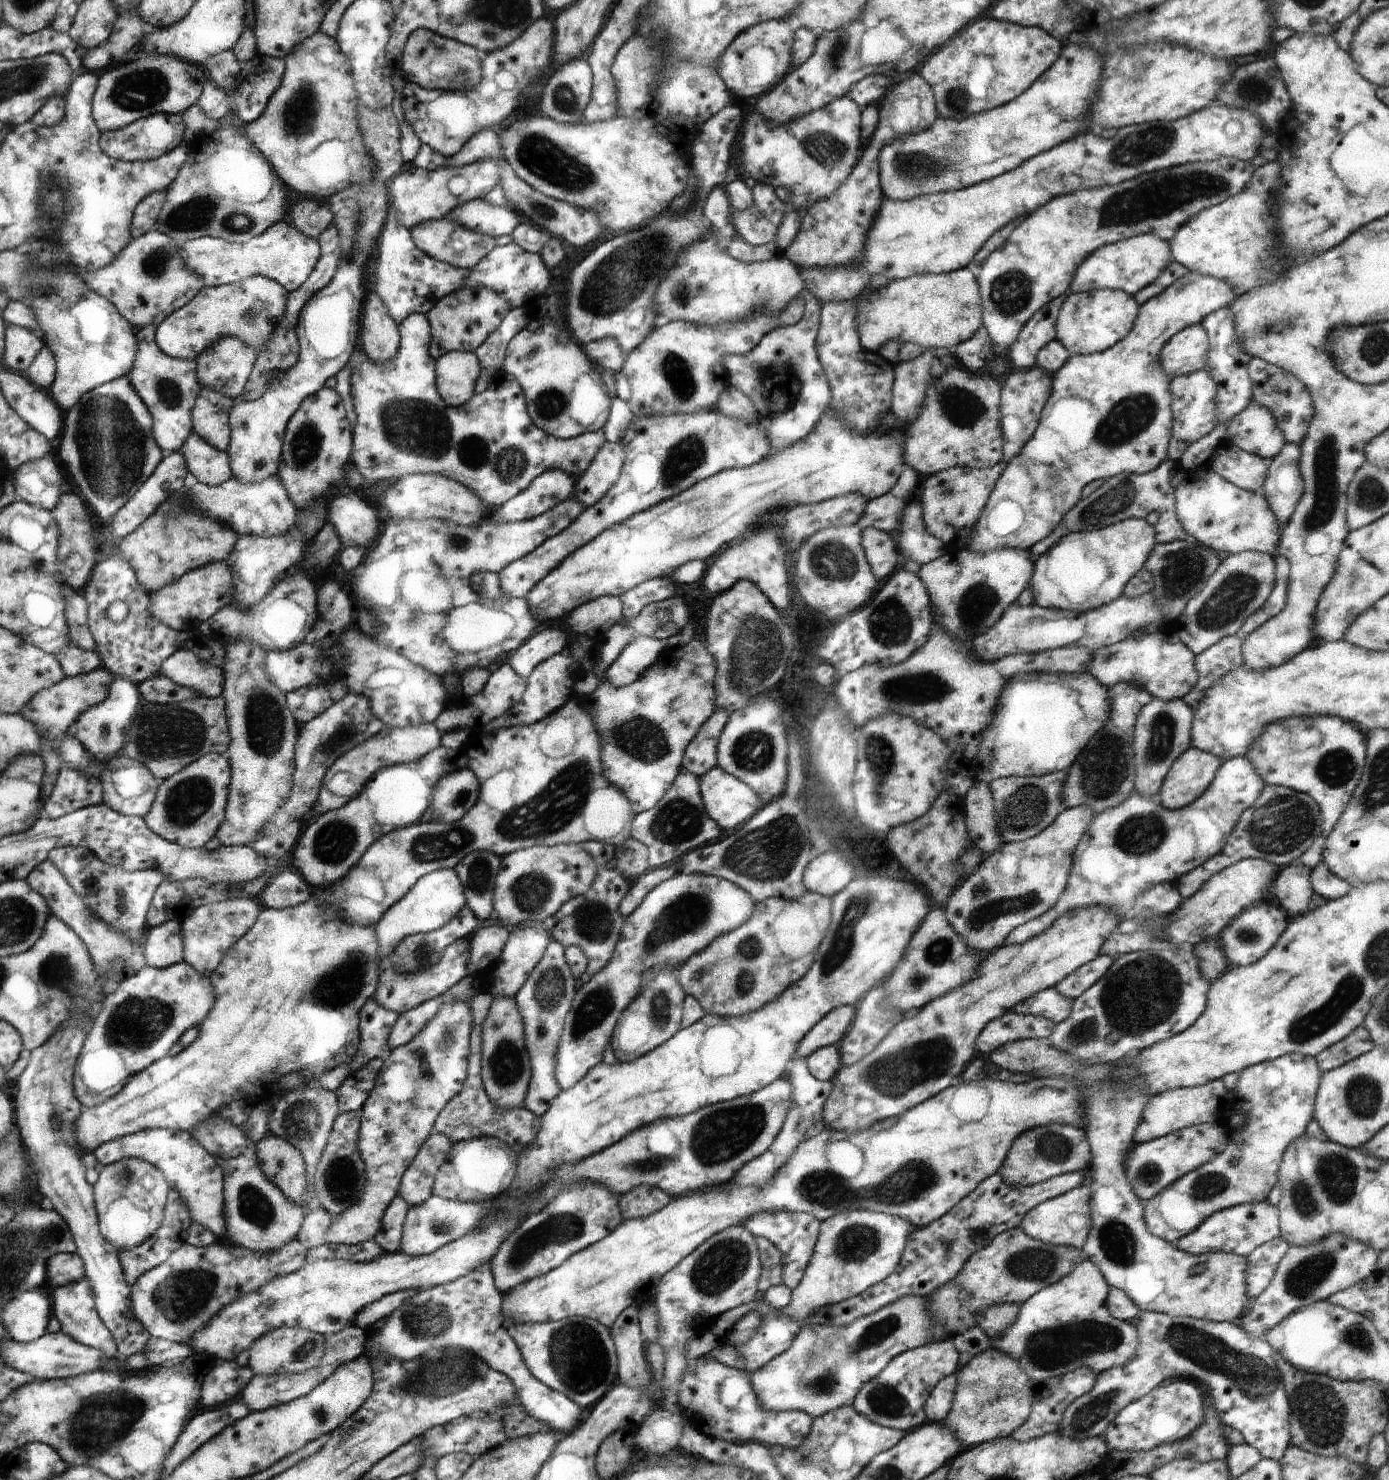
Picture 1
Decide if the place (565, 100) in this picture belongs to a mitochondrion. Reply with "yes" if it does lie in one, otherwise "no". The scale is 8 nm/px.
yes

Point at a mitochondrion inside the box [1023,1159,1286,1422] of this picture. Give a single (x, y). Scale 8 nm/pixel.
(1257, 1381)

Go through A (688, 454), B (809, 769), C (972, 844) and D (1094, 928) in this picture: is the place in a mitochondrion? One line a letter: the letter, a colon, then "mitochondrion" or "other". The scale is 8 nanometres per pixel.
A: mitochondrion
B: other
C: other
D: other

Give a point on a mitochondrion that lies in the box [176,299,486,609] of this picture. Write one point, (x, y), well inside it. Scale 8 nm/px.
(305, 444)

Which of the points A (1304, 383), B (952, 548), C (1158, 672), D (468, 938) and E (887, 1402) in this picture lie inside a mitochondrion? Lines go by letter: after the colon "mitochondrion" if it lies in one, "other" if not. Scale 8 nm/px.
A: other
B: other
C: other
D: other
E: mitochondrion

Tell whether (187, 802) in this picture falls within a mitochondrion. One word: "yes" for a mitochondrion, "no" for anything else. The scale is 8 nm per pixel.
yes

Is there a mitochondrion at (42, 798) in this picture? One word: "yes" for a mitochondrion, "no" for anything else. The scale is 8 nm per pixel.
no

